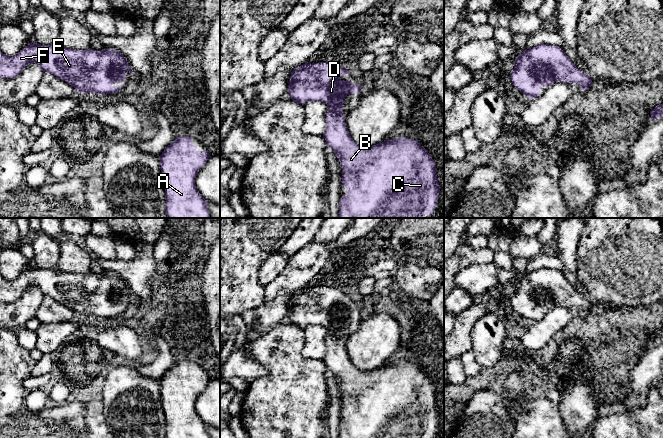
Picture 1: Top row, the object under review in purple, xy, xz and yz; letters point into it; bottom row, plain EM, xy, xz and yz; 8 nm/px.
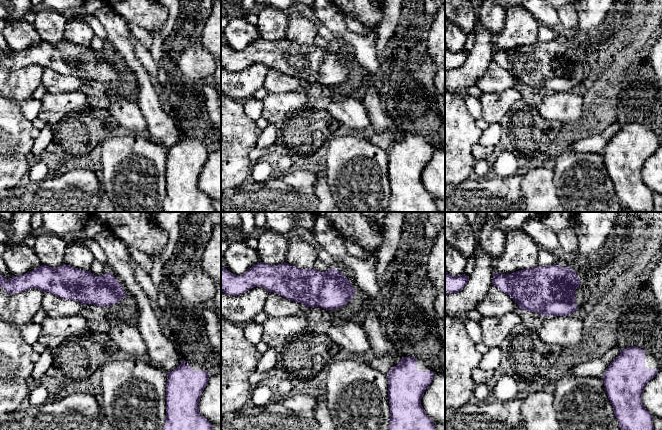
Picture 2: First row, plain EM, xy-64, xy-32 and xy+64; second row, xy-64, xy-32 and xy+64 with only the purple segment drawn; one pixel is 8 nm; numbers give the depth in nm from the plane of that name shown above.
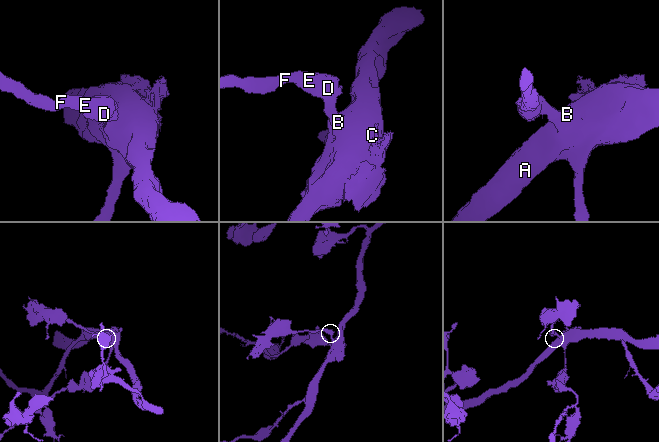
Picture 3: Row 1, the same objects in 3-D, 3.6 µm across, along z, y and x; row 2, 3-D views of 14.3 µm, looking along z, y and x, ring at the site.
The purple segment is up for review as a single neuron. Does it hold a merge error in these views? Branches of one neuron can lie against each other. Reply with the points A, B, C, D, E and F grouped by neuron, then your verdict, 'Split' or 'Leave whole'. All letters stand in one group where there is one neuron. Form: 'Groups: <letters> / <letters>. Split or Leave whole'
Groups: A B C D E F. Leave whole

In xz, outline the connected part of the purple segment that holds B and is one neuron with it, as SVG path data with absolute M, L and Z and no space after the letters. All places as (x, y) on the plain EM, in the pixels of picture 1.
M307 286L291 295L287 313L291 323L296 327L304 329L308 325L322 325L329 332L323 362L339 383L340 390L343 392L342 410L346 411L346 419L340 422L339 438L432 438L440 417L436 387L418 364L407 361L384 364L370 371L355 367L345 349L342 335L344 334L345 321L349 318L359 318L361 308L354 309L349 304L341 304L340 301L345 298L351 297L345 292L329 286L312 288Z

